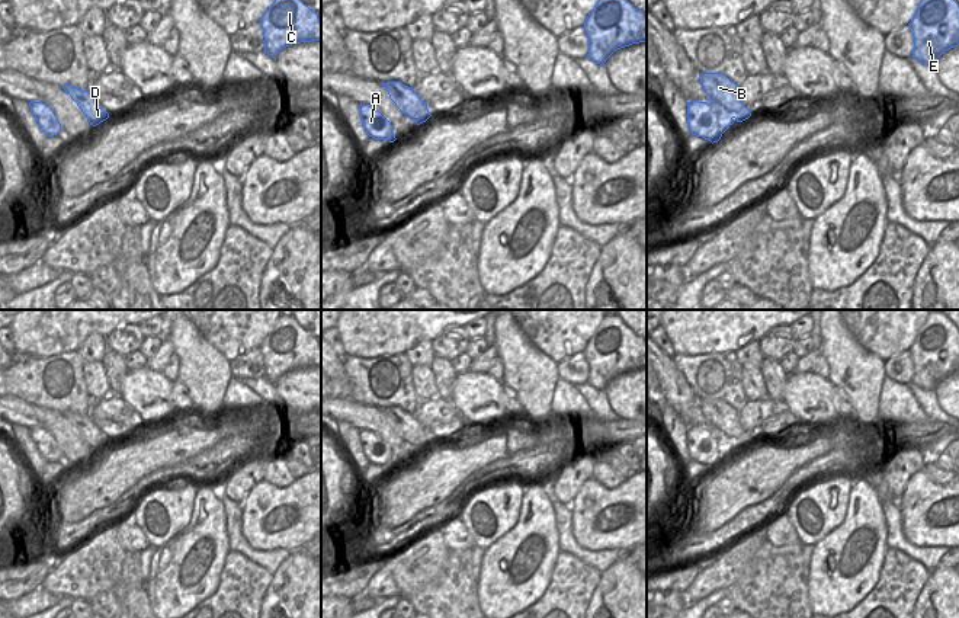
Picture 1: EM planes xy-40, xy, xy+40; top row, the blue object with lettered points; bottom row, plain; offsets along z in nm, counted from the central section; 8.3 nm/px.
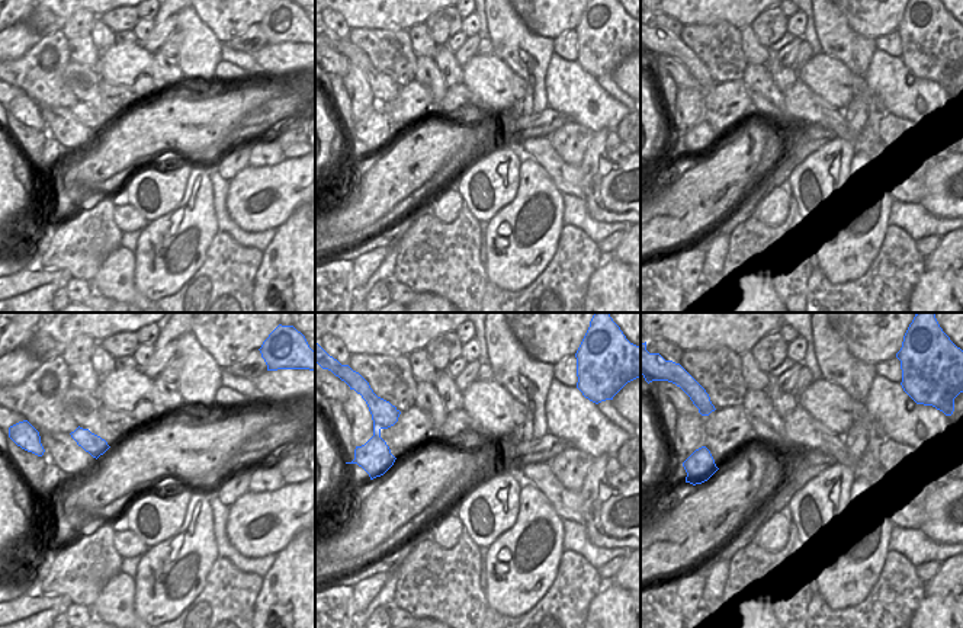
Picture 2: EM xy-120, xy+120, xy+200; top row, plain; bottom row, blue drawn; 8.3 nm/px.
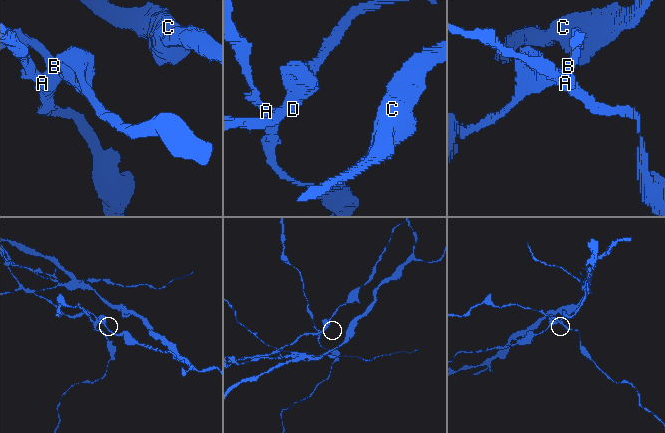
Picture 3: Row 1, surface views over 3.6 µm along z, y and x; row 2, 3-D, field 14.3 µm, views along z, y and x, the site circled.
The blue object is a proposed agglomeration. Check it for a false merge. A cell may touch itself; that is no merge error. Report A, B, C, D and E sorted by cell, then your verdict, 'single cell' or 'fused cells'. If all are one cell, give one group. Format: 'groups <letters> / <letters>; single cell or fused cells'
groups A / B C D E; fused cells

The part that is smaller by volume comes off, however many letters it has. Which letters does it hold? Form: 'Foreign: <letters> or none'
Foreign: A.

